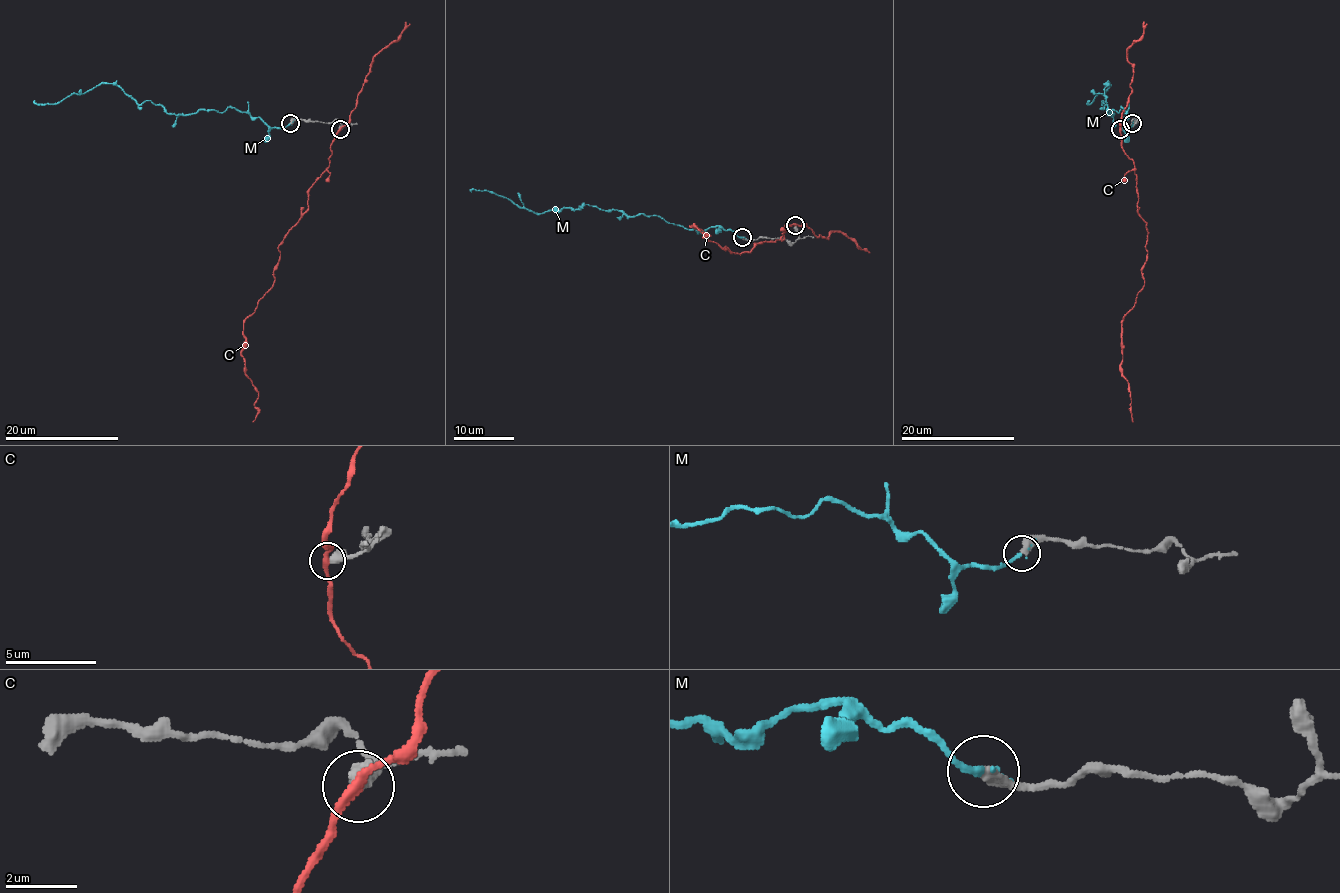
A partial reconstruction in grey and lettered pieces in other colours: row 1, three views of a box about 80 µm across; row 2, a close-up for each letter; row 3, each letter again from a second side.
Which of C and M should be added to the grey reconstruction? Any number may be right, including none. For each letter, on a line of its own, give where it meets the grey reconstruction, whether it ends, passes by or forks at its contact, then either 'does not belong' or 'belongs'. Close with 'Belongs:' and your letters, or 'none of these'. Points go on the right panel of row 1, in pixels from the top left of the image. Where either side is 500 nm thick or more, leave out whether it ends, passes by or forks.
C: contact (1120, 129); it passes by; does not belong
M: contact (1132, 123); it ends; belongs
Belongs: M

